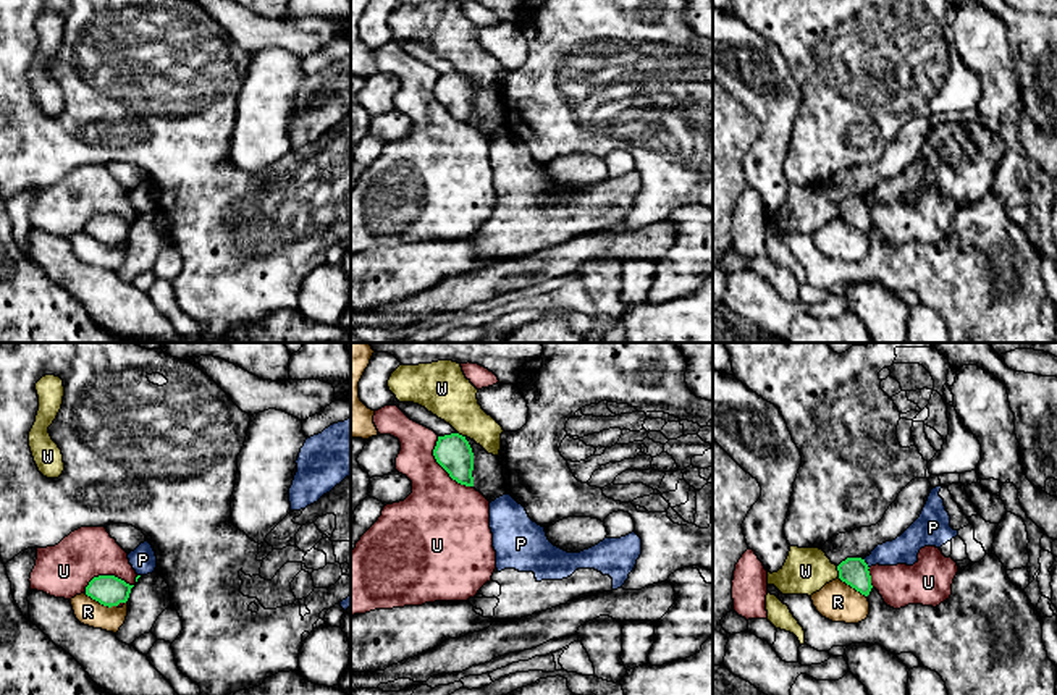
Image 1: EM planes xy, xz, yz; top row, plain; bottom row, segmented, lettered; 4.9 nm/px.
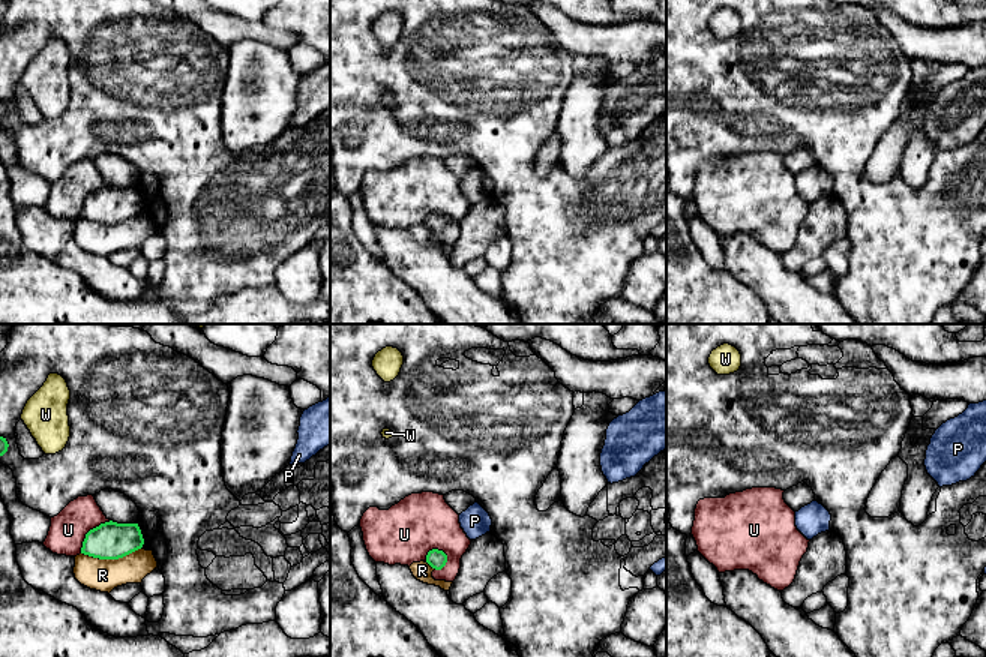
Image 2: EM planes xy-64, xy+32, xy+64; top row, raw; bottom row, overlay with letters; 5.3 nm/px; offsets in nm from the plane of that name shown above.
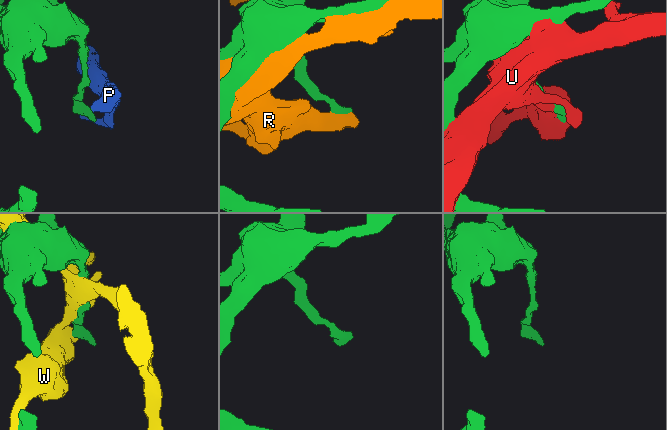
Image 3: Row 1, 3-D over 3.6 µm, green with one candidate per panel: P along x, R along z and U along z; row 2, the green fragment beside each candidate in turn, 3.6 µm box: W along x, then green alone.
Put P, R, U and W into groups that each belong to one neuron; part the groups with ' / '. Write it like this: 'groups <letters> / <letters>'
groups P / R / U / W

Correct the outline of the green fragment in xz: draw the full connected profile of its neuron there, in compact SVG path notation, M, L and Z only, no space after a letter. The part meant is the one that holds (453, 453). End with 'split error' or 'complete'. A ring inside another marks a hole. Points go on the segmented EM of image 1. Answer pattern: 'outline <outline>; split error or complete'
outline M459 433L438 436L433 456L453 480L474 486L474 453L465 436Z; complete

